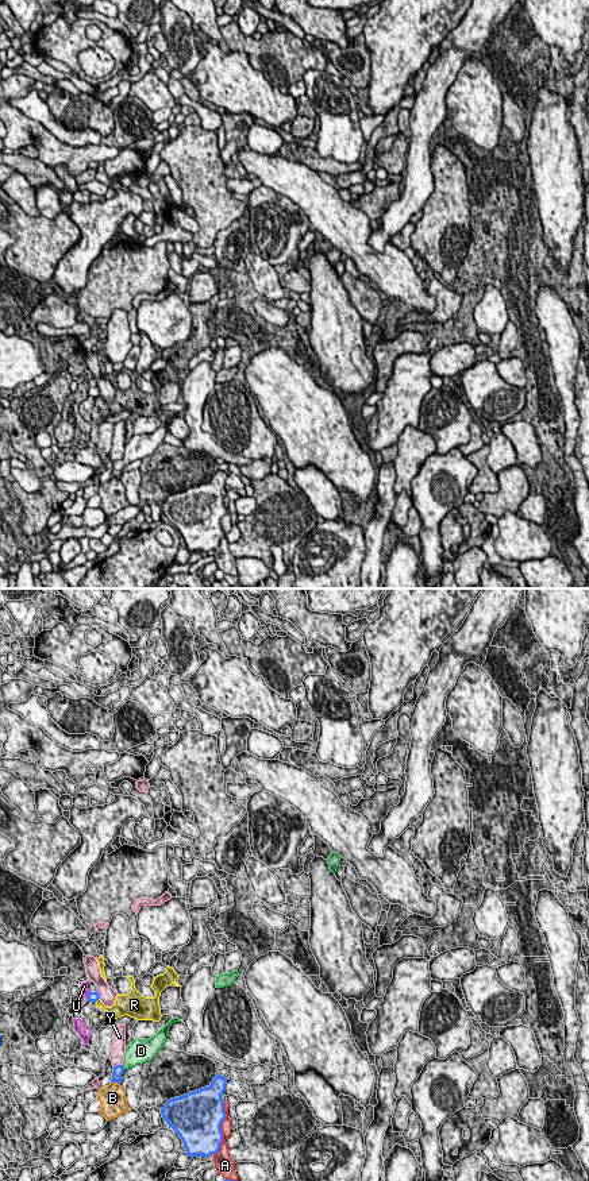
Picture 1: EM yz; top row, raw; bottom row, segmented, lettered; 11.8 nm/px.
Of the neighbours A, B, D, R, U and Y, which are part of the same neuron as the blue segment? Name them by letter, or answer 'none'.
D

